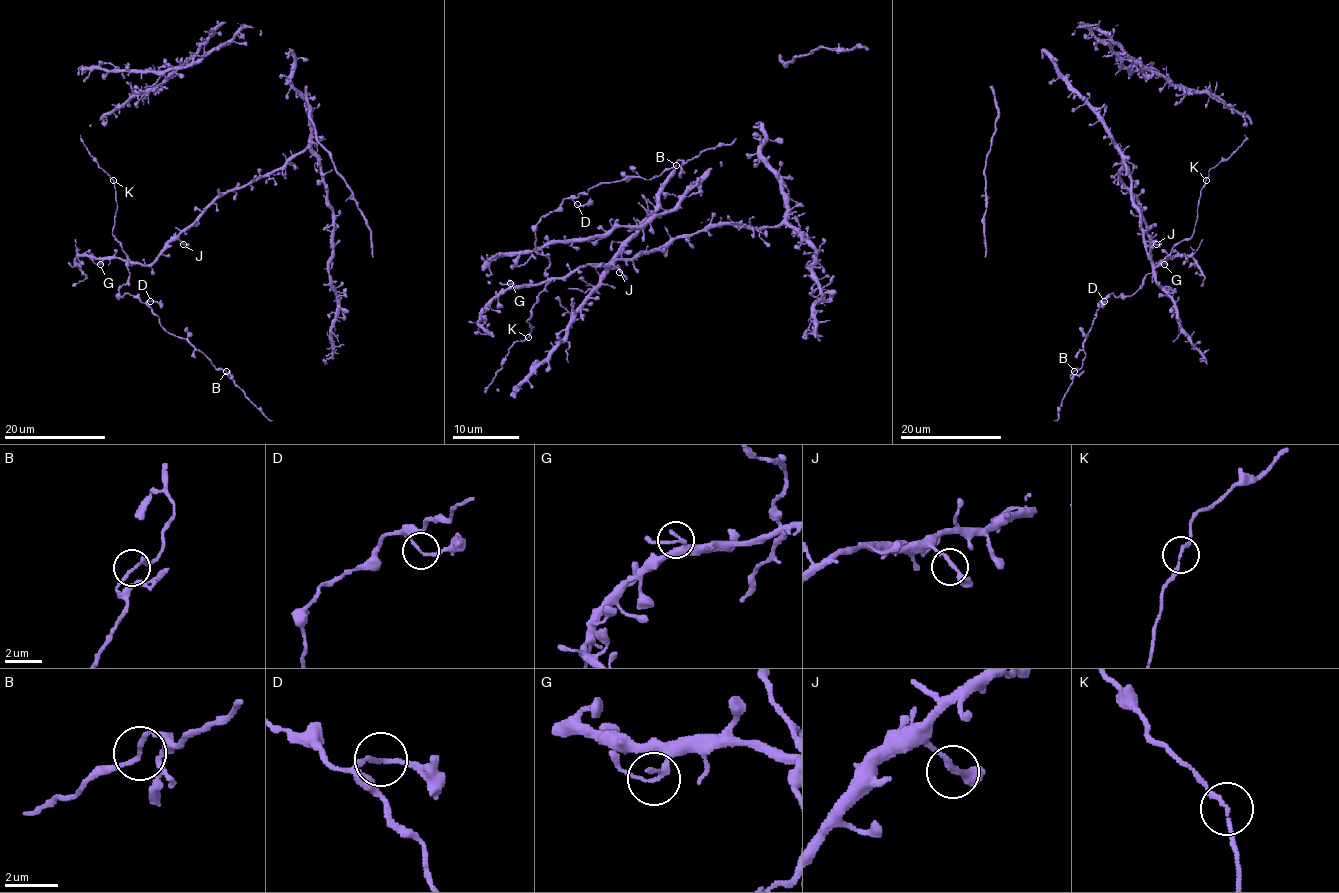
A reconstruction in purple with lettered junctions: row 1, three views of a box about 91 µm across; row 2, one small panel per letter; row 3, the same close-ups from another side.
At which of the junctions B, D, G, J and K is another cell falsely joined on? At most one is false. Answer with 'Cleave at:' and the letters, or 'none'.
Cleave at: none

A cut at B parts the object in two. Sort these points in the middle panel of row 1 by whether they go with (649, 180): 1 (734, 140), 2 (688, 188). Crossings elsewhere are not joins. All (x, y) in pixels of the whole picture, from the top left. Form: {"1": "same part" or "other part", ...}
{"1": "other part", "2": "same part"}

